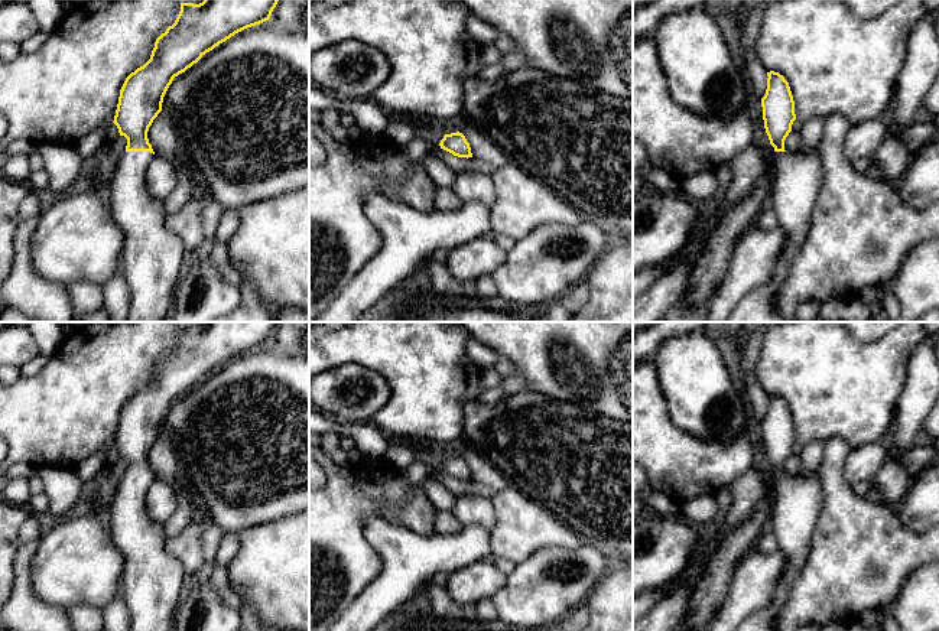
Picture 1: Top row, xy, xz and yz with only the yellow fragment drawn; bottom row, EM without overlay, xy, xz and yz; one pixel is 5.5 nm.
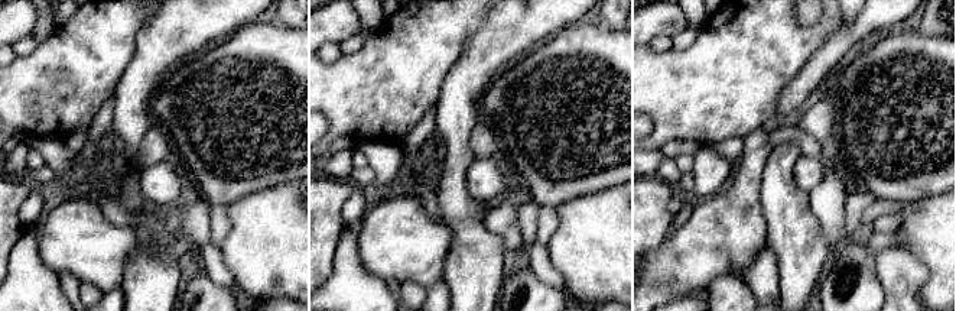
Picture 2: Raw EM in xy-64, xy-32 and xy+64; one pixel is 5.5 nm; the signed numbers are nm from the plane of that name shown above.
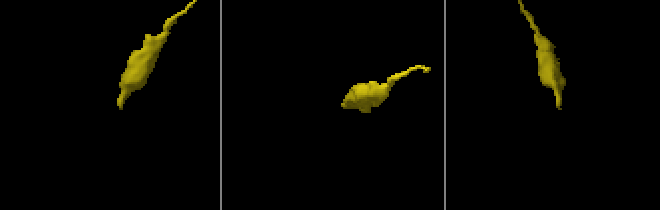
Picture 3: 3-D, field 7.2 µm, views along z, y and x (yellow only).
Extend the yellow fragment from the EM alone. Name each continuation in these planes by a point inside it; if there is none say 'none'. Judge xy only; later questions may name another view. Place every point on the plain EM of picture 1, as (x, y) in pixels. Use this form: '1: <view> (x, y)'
1: xy (152, 578)

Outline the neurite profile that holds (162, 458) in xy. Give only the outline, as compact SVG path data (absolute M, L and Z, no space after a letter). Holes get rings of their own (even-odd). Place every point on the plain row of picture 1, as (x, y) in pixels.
M162 433L153 443L147 455L149 466L155 475L155 479L160 479L165 475L181 474L181 465L178 455L169 438Z

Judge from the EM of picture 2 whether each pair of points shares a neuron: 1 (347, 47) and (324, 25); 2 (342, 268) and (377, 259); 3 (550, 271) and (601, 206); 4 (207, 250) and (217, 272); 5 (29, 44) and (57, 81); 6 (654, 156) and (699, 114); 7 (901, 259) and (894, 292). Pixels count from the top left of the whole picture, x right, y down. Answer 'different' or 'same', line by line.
1: different
2: different
3: different
4: same
5: different
6: different
7: same

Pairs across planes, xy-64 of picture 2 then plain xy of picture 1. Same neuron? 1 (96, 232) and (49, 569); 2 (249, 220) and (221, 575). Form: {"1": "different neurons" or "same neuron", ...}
{"1": "same neuron", "2": "different neurons"}

